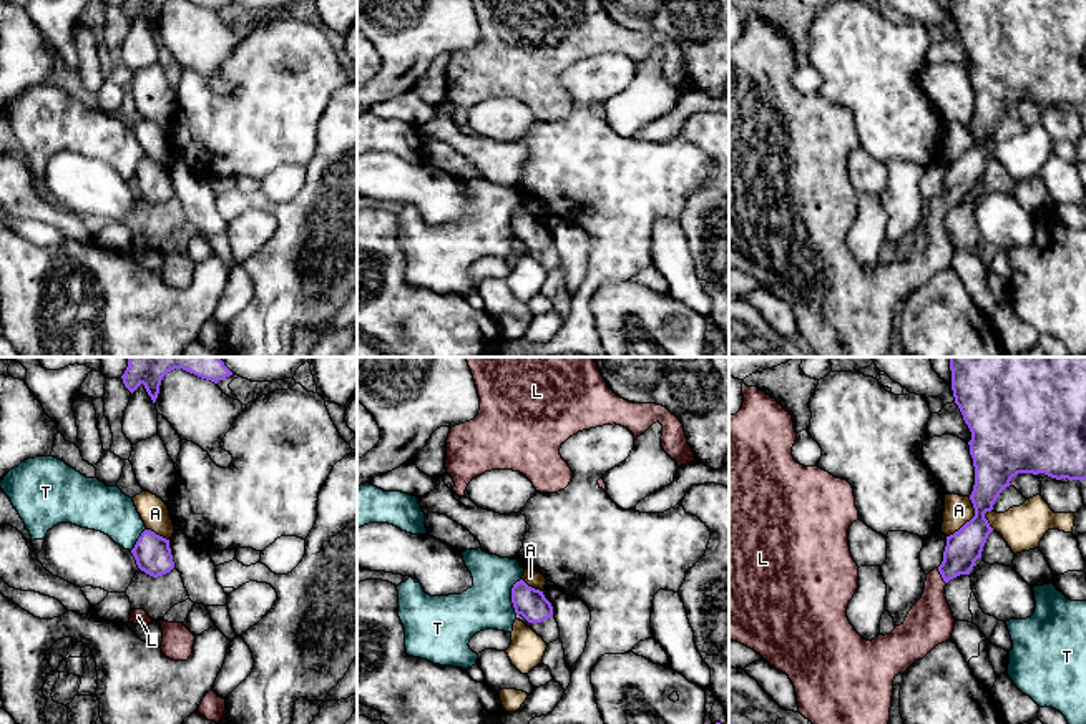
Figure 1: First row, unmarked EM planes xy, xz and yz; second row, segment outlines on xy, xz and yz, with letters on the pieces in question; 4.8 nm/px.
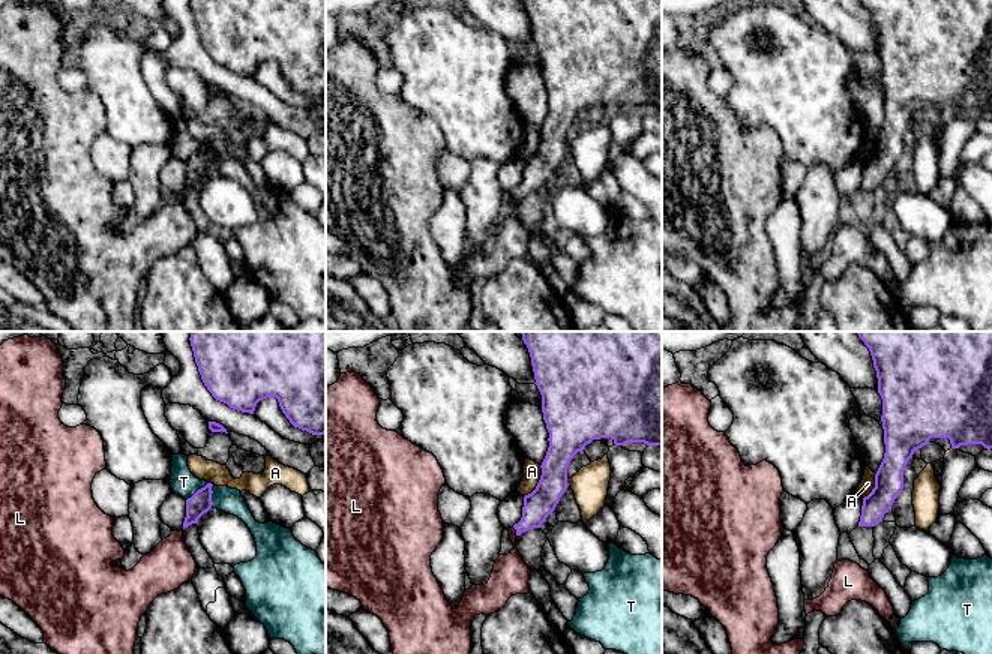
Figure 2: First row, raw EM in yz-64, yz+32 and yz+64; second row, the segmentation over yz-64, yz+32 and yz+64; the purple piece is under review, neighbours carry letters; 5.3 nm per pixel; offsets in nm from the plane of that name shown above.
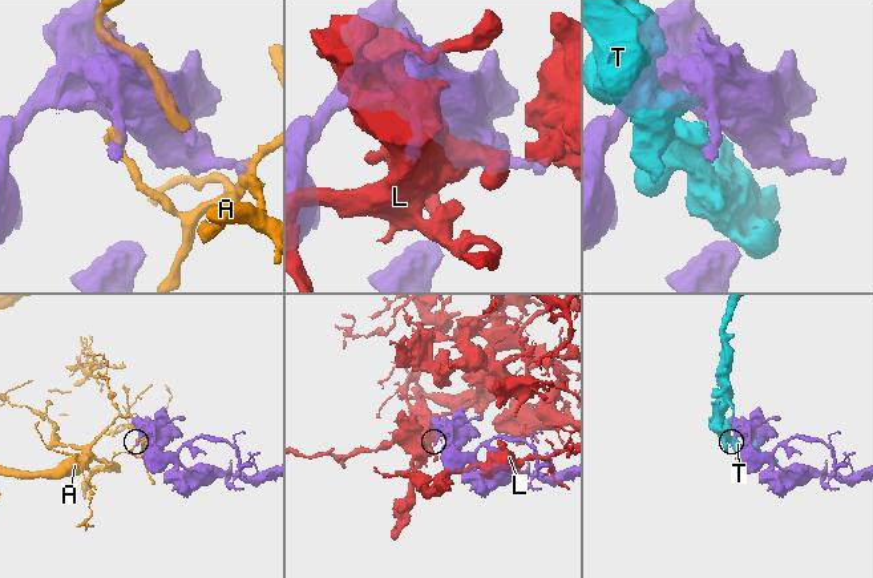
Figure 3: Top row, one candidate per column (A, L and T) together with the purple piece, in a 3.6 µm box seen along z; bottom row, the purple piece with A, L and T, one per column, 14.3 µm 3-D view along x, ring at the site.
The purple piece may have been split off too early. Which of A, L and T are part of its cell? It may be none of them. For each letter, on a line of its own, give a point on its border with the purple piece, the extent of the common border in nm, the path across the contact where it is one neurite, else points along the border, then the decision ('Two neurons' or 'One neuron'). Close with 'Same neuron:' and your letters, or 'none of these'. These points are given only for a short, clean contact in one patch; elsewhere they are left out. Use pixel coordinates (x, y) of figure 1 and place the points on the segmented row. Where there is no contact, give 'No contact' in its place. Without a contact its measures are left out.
A: Touches purple at yz (970, 520). Shared border 240 nm. Boundary: yz (970, 497), (973, 515), (947, 537). Two neurons
L: Touches purple at yz (942, 577). Shared border 90 nm. Path across: yz (963, 547), (958, 558), (942, 577), (935, 583), (930, 621). One neuron
T: Touches purple at xz (512, 596). Shared border 180 nm. Boundary: xz (520, 578), (512, 588), (515, 613). Two neurons
Same neuron: L

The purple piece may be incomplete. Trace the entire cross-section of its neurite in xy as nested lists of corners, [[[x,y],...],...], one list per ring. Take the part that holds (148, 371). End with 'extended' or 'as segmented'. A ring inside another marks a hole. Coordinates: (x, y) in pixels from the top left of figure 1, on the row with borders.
[[[128,357],[128,367],[121,379],[131,394],[143,384],[154,404],[163,377],[174,369],[214,384],[232,375],[219,357]]] | as segmented

